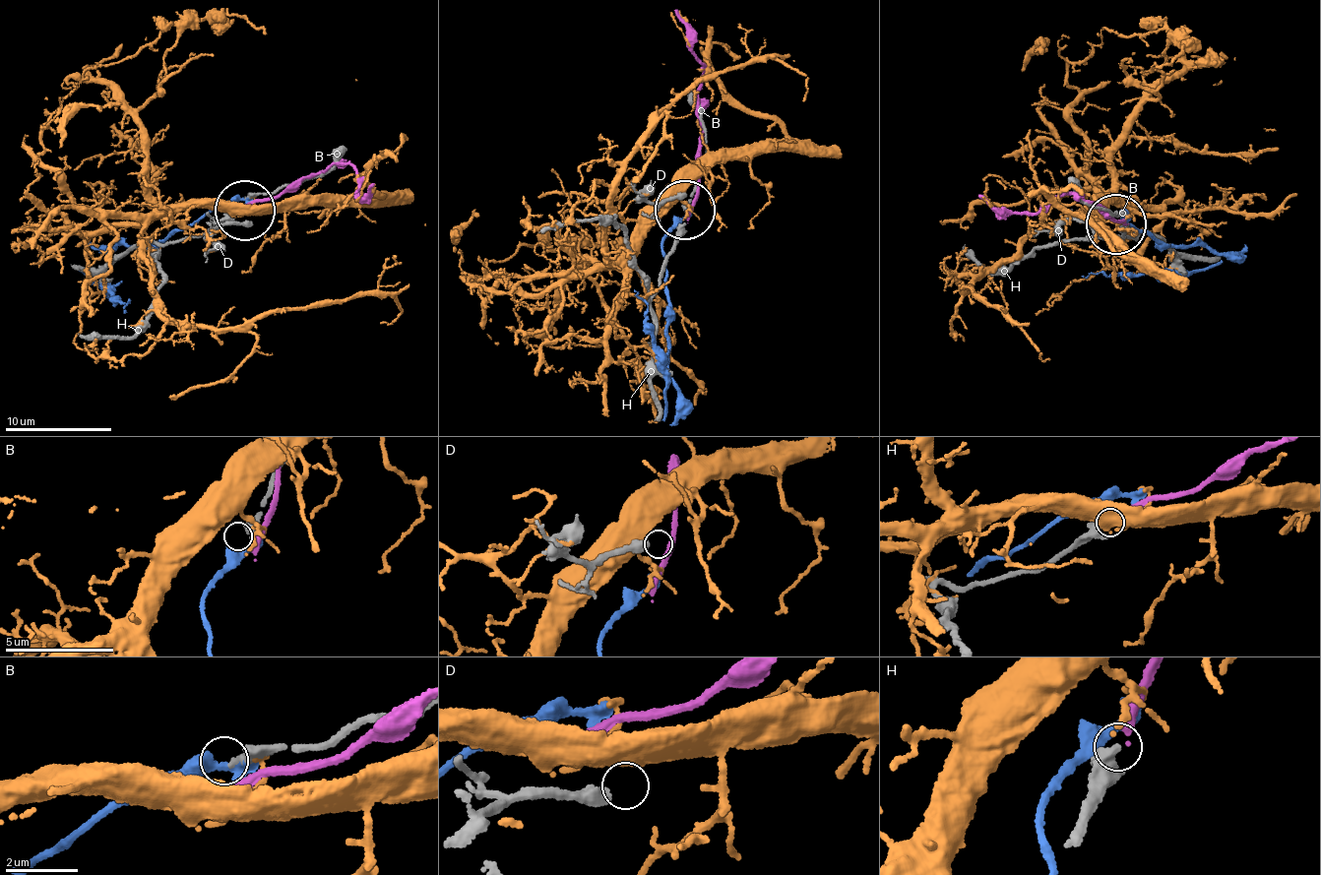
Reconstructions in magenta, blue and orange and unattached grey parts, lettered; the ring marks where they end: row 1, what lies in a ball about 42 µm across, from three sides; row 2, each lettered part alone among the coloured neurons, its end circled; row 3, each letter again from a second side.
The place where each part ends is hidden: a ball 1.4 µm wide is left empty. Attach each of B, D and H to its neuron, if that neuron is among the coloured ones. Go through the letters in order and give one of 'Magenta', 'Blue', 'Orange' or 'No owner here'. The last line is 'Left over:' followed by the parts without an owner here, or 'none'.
B: Blue
D: No owner here
H: Magenta
Left over: D

